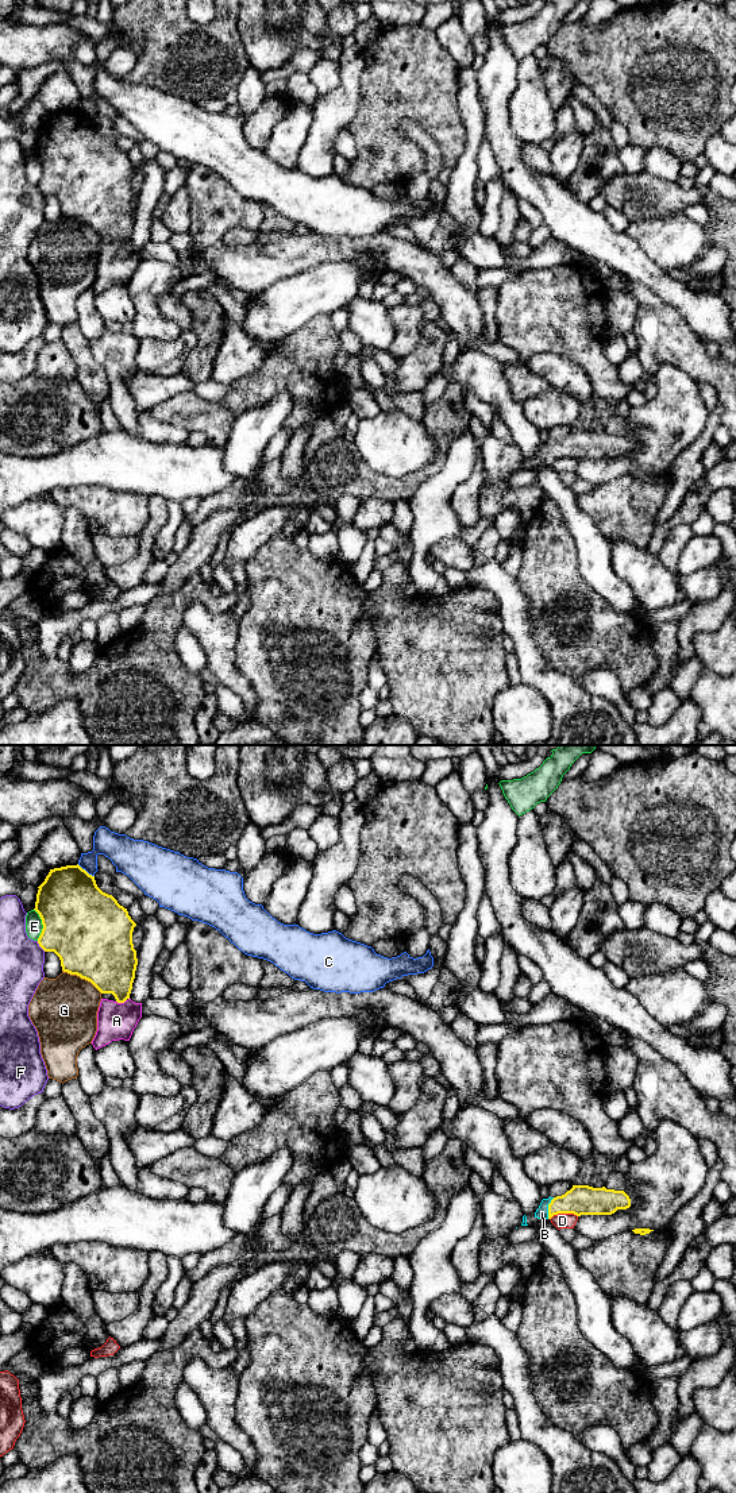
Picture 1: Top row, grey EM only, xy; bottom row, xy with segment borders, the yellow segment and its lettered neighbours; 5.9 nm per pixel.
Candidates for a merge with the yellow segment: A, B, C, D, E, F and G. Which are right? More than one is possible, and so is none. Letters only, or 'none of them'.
B

